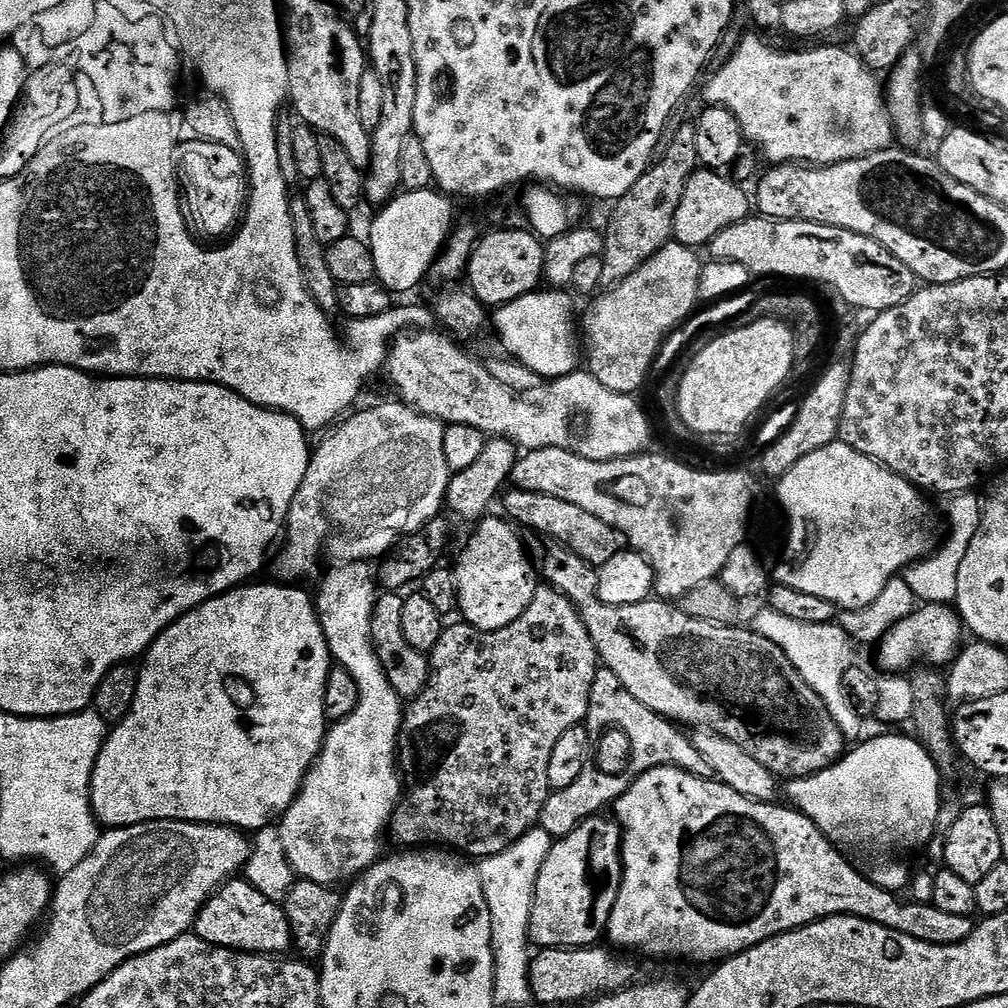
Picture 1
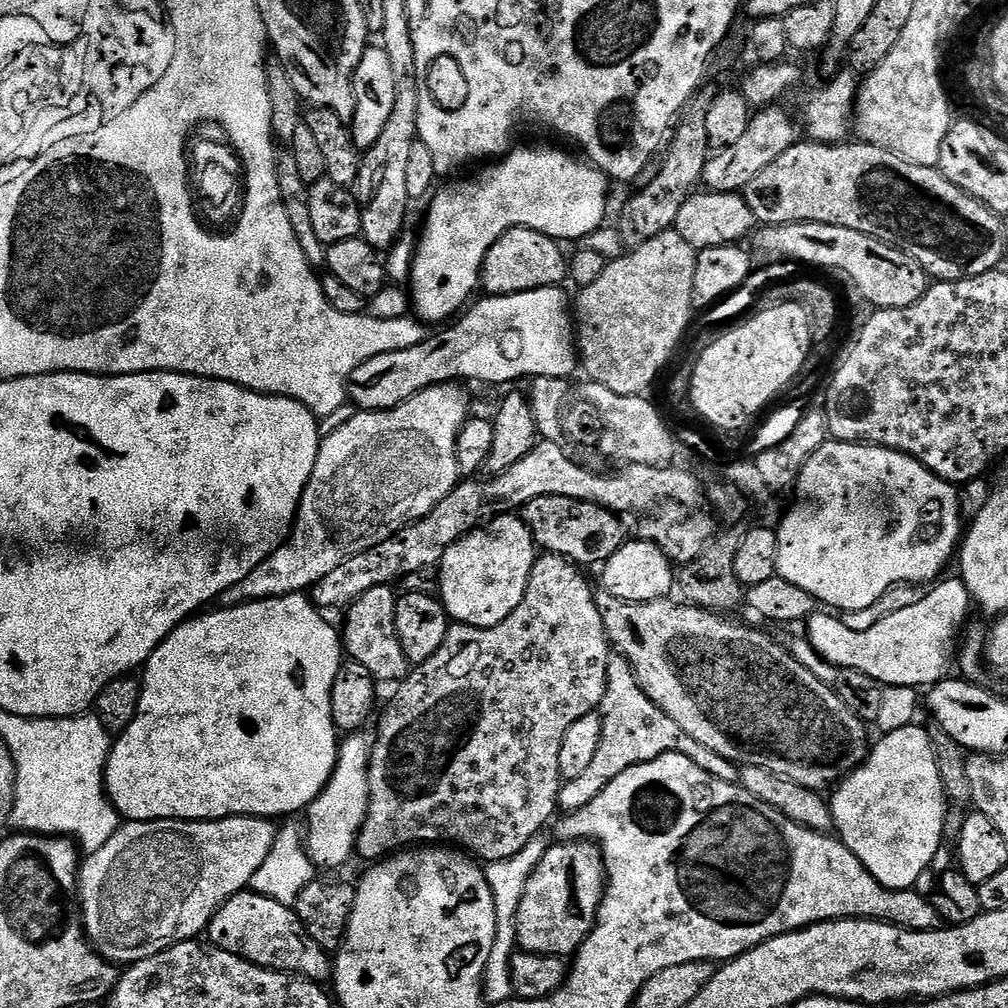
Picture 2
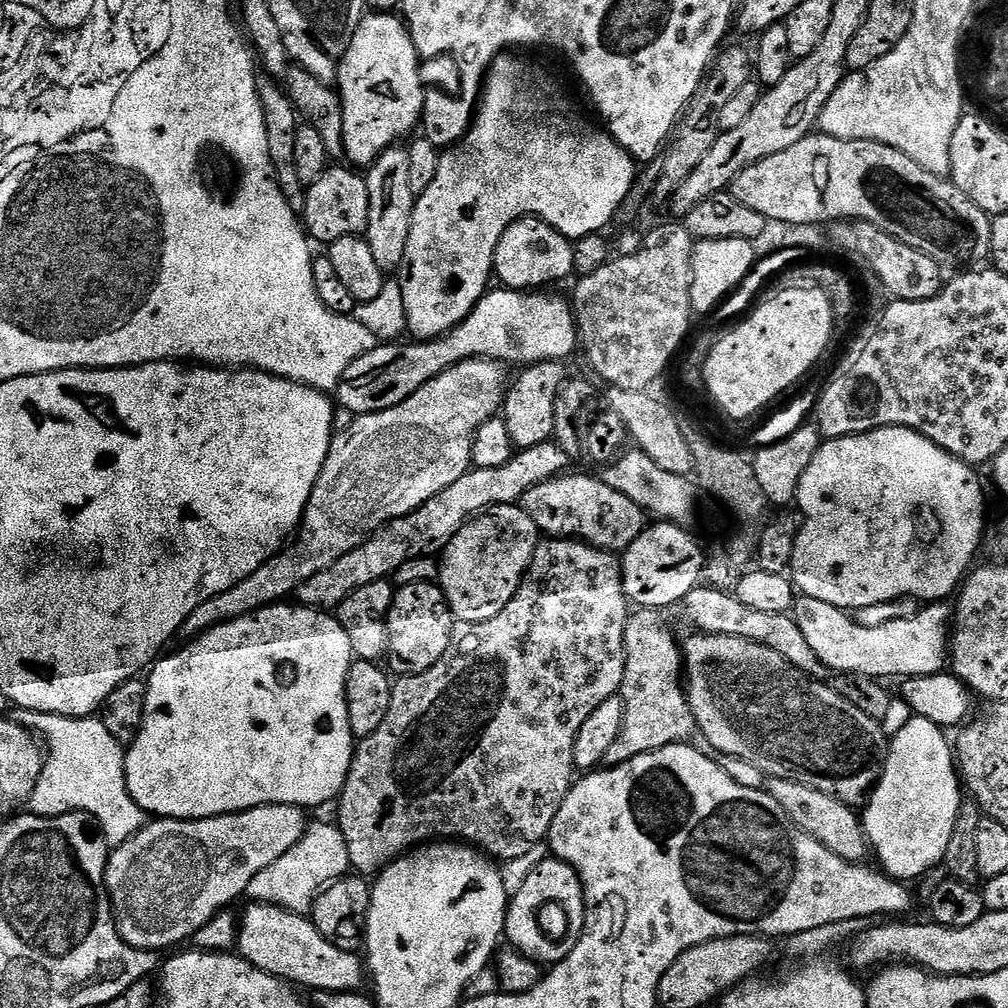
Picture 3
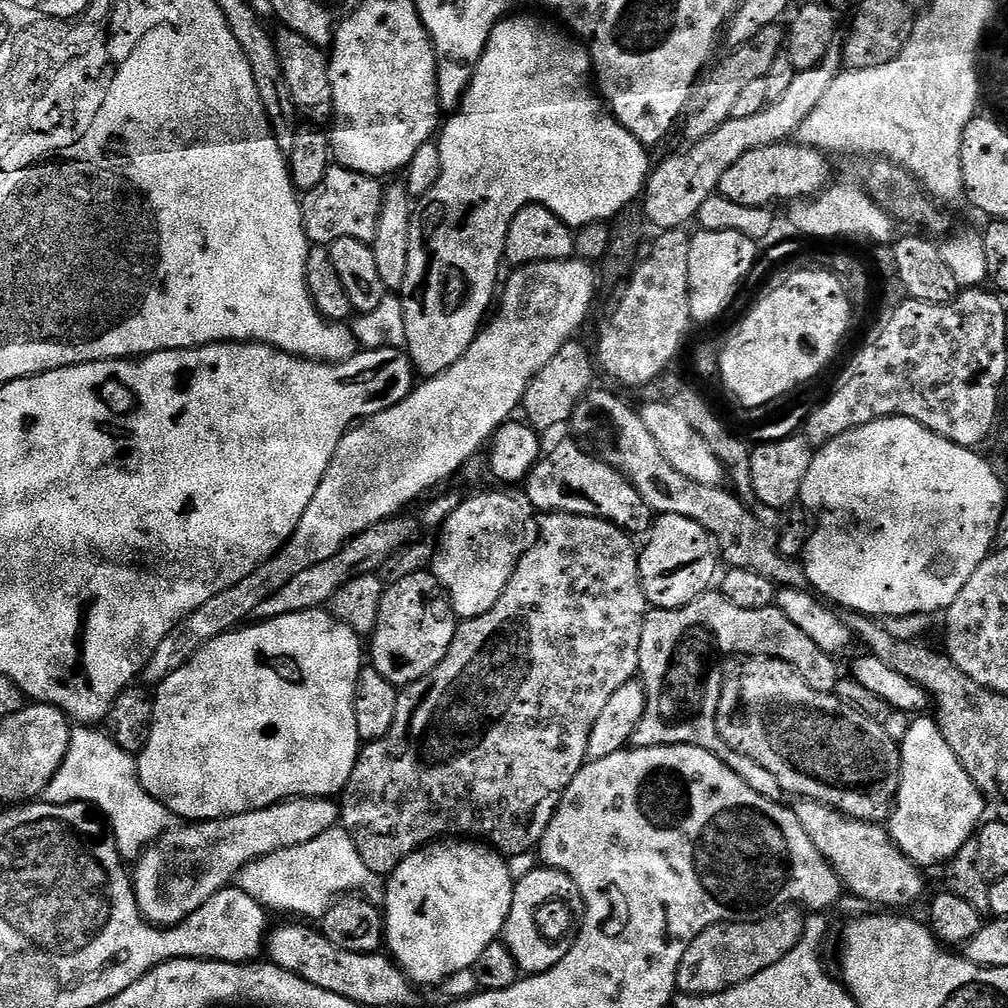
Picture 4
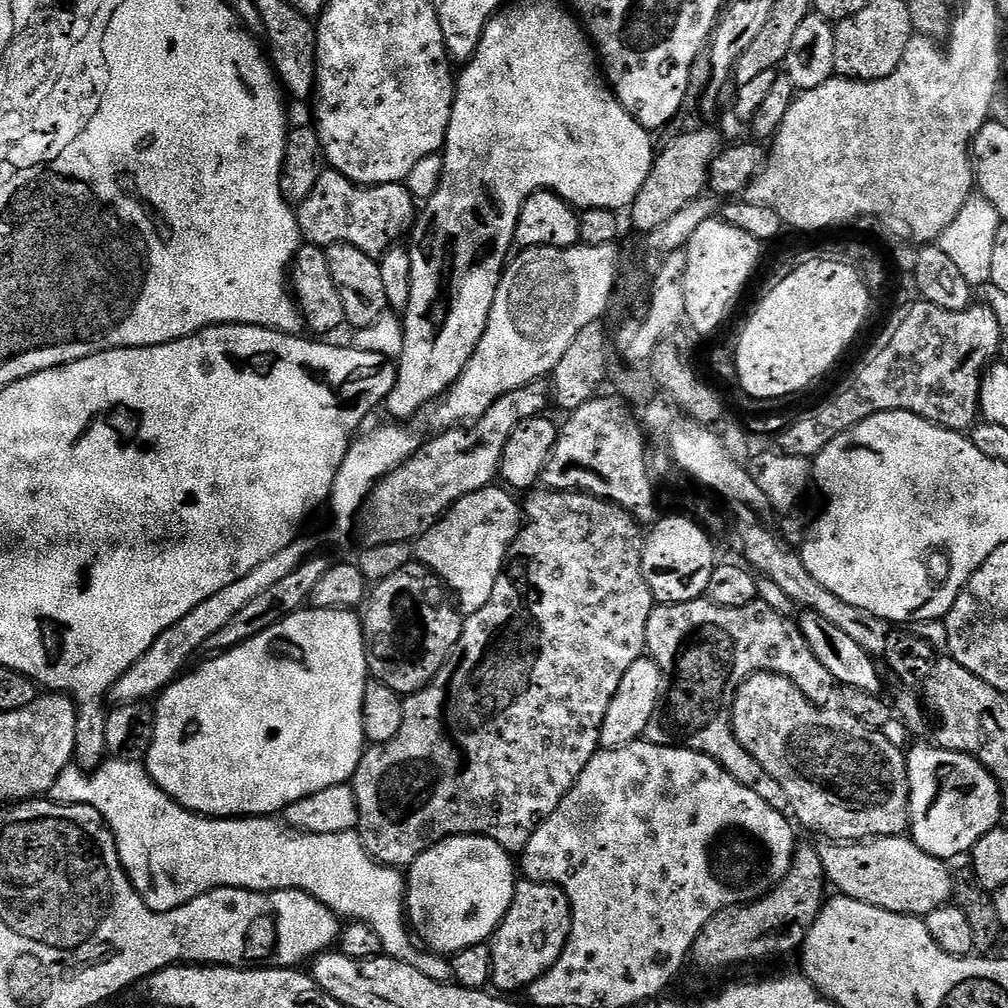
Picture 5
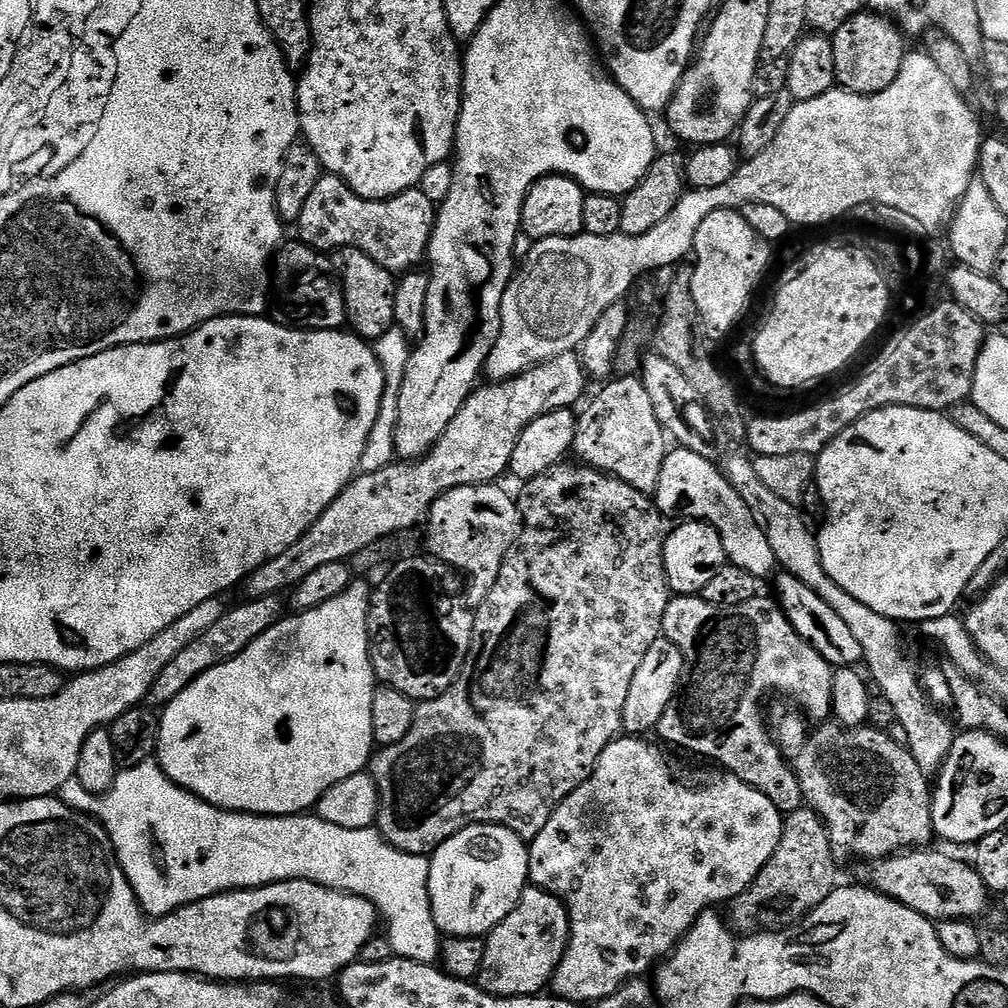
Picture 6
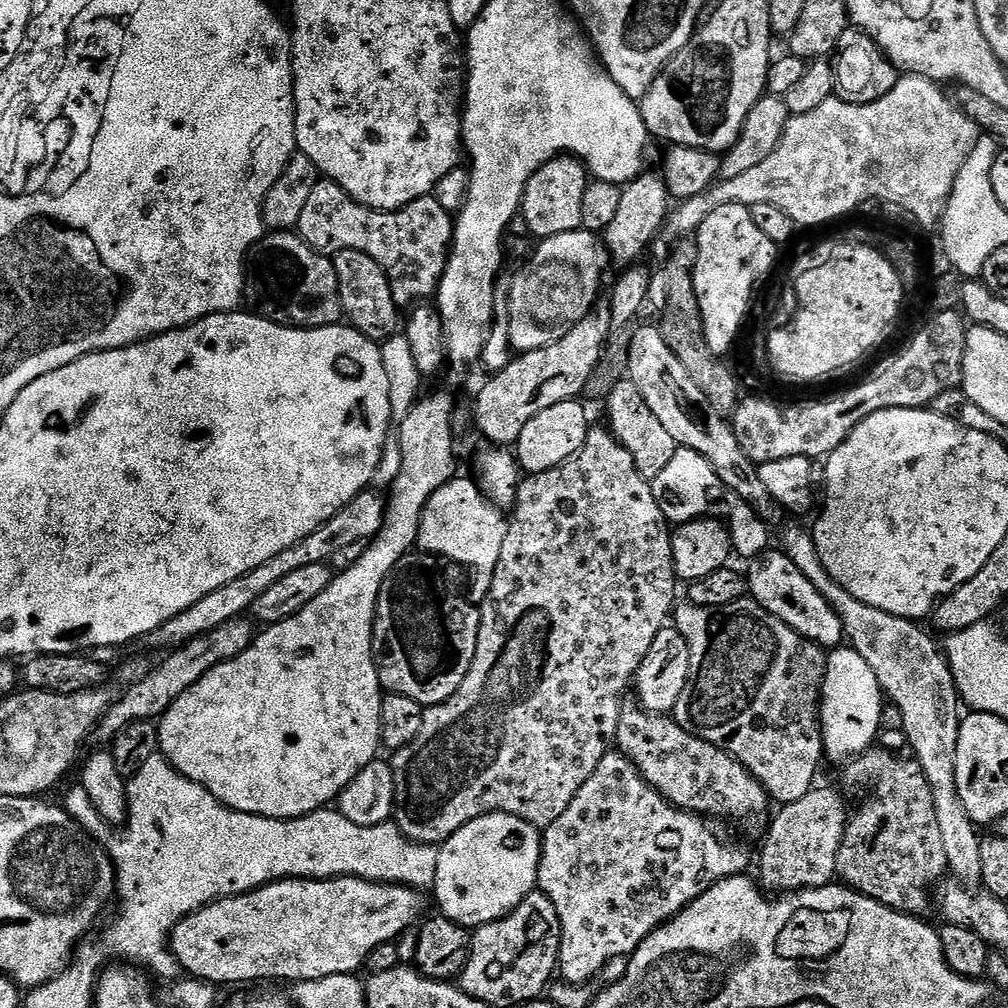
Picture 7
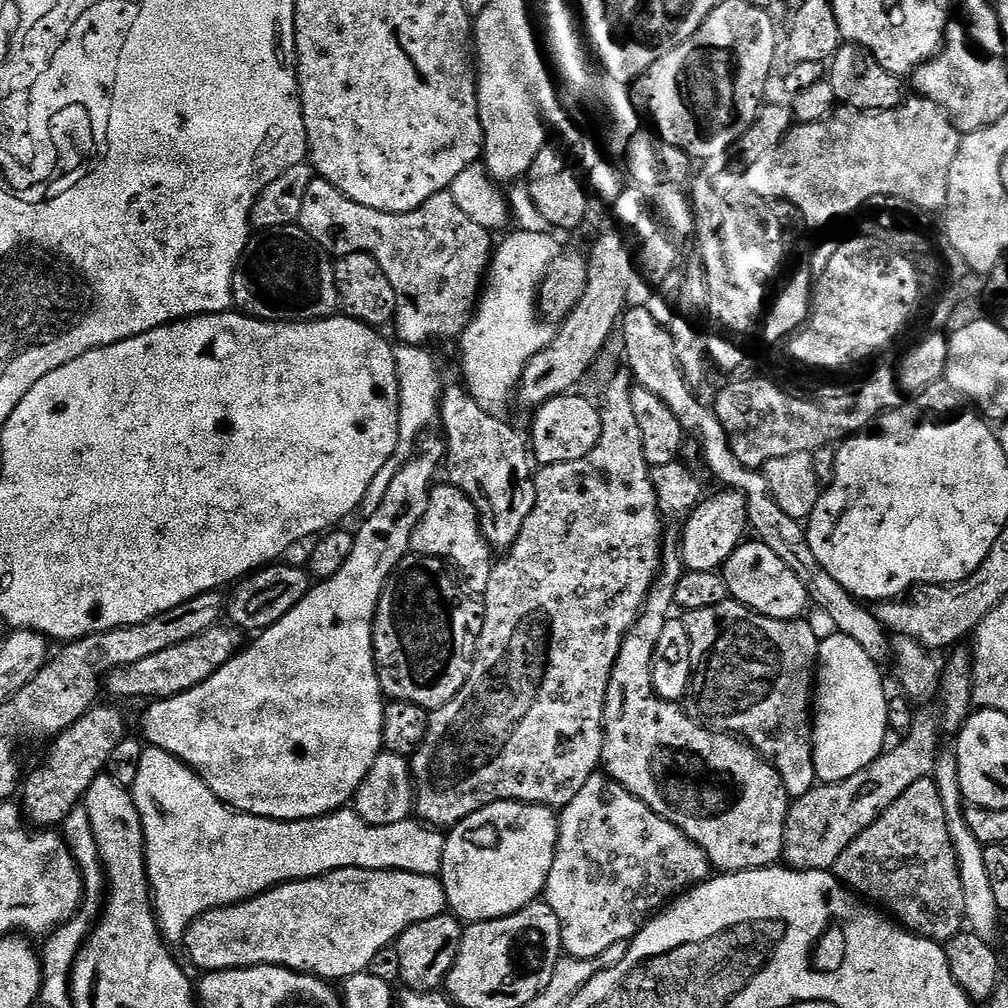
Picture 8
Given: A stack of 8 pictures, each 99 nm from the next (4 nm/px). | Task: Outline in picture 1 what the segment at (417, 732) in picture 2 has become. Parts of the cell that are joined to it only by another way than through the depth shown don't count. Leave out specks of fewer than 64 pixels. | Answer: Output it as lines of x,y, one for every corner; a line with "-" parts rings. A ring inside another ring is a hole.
537,587
534,598
522,614
522,618
518,618
502,630
478,632
470,624
449,623
441,632
438,642
430,653
430,675
428,684
424,687
424,693
411,701
402,712
396,751
398,768
402,773
403,792
402,799
390,821
391,839
393,836
398,843
404,844
400,846
447,846
465,857
483,858
506,850
520,836
526,835
529,828
539,821
540,806
544,803
546,793
549,791
546,766
550,760
554,742
558,742
562,733
577,727
587,717
588,695
592,693
592,681
596,678
597,667
596,647
582,622
580,613
576,611
571,600
555,588

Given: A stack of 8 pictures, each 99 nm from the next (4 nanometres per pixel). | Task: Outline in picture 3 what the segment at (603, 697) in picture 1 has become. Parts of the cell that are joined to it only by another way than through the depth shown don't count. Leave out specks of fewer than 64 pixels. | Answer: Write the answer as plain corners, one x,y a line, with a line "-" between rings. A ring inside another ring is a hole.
636,610
628,617
624,635
624,649
628,653
622,685
624,721
618,738
614,738
614,746
610,746
604,755
604,764
621,764
630,758
638,758
638,754
653,752
671,744
690,744
706,754
706,758
722,766
722,770
726,770
726,774
735,780
751,781
751,776
757,775
754,766
714,750
714,746
710,746
708,739
696,727
688,693
682,683
682,652
678,640
676,644
671,630
660,621
660,616
661,613
656,610

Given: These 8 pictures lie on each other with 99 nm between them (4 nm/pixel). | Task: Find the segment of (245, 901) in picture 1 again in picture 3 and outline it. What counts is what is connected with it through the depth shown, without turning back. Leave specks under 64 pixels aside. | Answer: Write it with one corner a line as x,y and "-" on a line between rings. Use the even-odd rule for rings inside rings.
255,902
249,904
244,917
241,915
238,920
238,952
258,970
271,976
279,976
281,980
286,980
293,986
299,986
301,989
312,988
311,990
316,992
354,992
361,987
359,984
363,980
365,983
365,961
355,952
338,950
338,946
330,946
330,942
326,942
326,938
318,934
318,930
307,915
287,912
285,908
280,908
276,904

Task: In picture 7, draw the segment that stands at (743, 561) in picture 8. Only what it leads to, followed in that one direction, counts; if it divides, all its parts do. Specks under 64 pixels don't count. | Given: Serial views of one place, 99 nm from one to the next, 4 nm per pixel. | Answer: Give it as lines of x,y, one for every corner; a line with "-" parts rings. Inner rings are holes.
768,550
753,559
747,566
746,579
751,599
761,604
774,618
786,622
799,636
805,636
825,650
839,648
846,637
840,616
828,605
828,599
821,594
814,582
794,566
794,562
782,550

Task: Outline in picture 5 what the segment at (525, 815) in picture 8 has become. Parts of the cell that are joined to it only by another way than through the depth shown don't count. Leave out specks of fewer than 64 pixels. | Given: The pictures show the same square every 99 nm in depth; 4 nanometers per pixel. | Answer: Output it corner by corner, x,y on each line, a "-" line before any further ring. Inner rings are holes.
451,836
442,842
438,842
432,848
427,848
427,850
411,864
408,876
408,887
406,890
406,915
410,921
411,927
414,929
415,935
436,954
455,954
475,944
491,941
496,929
499,928
502,921
504,921
505,914
510,910
510,906
516,898
518,868
517,865
516,868
512,865
512,860
514,860
513,853
509,852
507,848
502,847
496,840
492,840
489,836

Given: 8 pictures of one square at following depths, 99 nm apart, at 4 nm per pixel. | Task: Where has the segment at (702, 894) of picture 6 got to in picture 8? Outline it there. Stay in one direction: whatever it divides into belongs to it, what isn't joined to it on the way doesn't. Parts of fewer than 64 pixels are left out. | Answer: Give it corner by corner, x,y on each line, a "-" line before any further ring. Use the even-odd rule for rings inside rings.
606,774
591,776
578,790
574,802
558,816
560,838
556,843
554,866
542,893
543,899
558,914
563,951
576,959
594,959
615,943
631,941
641,928
669,902
710,876
706,854
678,826
666,822
646,802
614,782

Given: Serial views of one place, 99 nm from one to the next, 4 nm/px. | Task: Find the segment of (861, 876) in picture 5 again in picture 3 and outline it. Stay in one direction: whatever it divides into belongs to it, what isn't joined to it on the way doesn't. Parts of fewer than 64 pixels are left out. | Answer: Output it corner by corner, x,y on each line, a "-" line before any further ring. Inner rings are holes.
771,777
767,781
766,791
786,810
789,818
800,827
810,838
822,842
826,850
838,854
838,858
853,862
863,861
864,848
866,852
866,837
864,821
858,815
857,809
851,804
843,804
837,796
822,794
822,790
814,790
814,786
806,786
802,782
794,782
790,778

